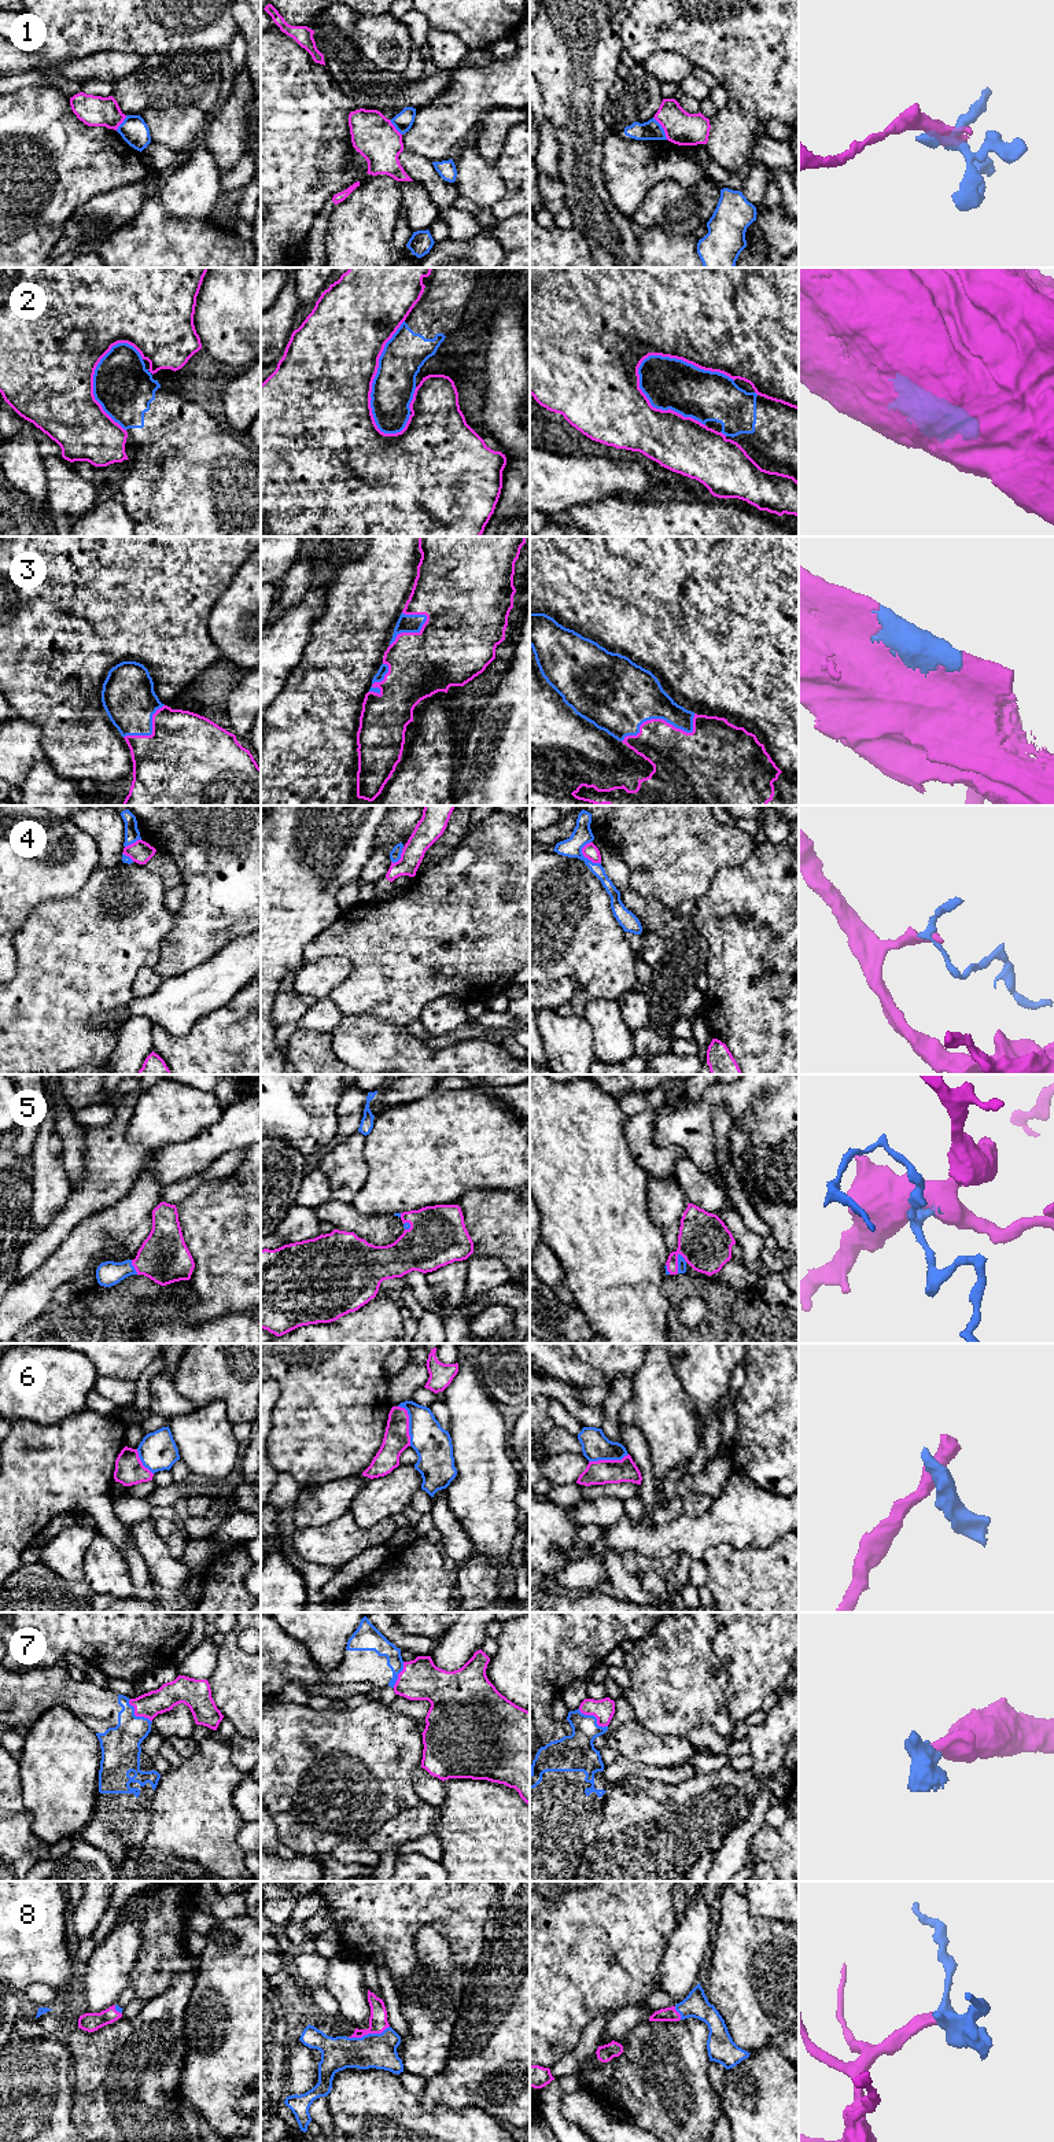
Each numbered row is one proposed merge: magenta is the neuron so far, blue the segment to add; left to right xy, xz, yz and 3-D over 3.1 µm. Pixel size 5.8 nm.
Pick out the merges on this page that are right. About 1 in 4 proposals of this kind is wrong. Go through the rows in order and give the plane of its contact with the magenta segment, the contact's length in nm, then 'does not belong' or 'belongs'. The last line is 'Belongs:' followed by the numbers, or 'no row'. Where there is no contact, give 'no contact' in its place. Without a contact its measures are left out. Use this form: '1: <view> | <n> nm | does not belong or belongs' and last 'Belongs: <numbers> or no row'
1: yz | 160 nm | does not belong
2: yz | 550 nm | does not belong
3: yz | 460 nm | belongs
4: yz | 150 nm | does not belong
5: yz | 120 nm | belongs
6: xz | 260 nm | does not belong
7: yz | 200 nm | belongs
8: xz | 260 nm | belongs
Belongs: 3, 5, 7, 8

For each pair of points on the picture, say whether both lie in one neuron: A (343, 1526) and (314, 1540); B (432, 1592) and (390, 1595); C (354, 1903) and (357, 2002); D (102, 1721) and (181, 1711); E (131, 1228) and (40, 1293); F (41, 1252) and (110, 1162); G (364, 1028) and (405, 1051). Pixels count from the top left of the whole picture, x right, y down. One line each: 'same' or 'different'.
A: same
B: same
C: different
D: different
E: same
F: same
G: same

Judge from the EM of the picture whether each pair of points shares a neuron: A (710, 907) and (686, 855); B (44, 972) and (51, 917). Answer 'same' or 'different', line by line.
A: different
B: same

